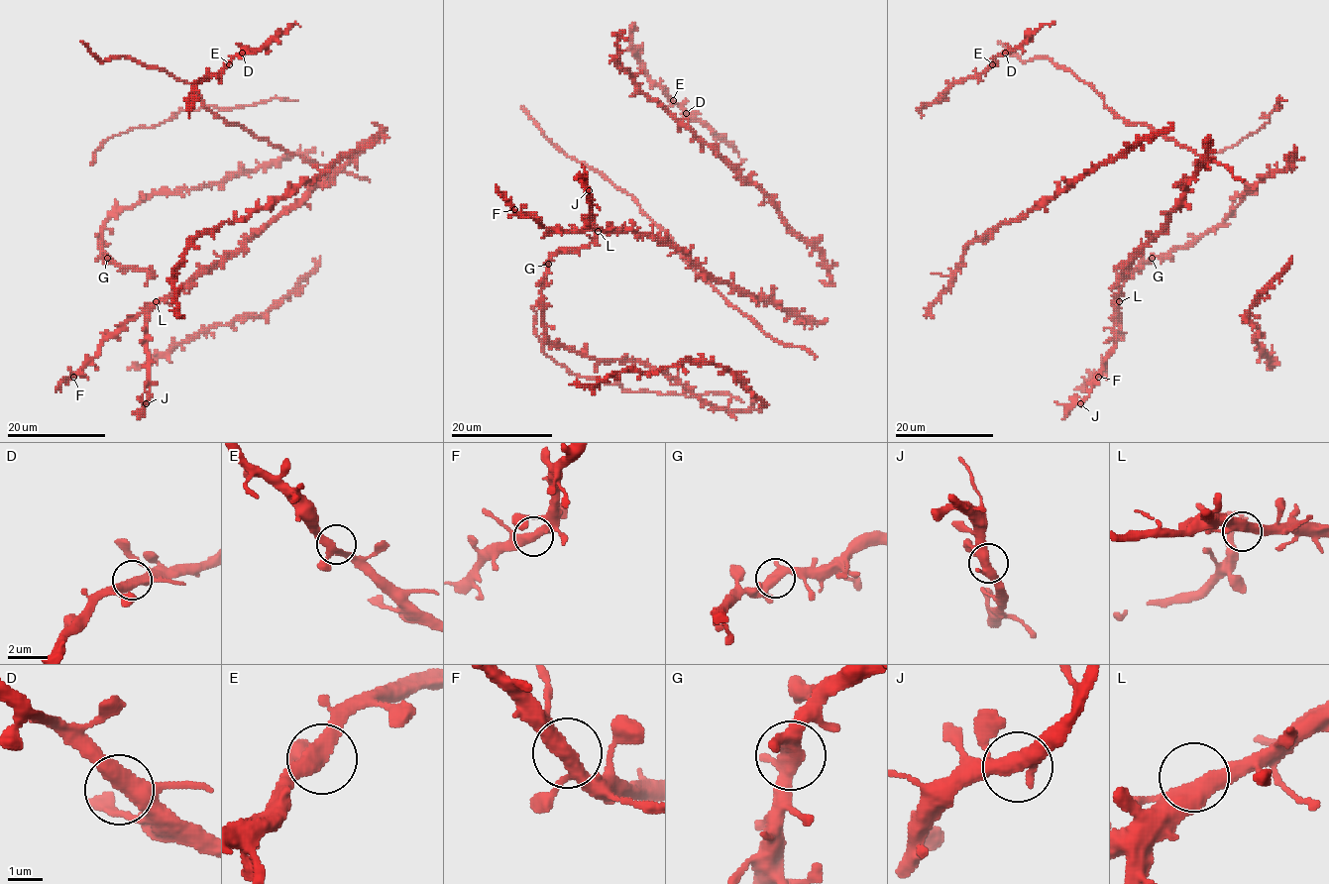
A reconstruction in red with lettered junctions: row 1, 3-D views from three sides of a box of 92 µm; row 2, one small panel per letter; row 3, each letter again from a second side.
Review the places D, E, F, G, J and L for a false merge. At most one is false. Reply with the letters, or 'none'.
none

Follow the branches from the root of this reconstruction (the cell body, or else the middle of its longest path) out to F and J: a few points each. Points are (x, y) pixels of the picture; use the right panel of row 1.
F: (1119, 301), (1119, 337), (1106, 359), (1105, 371), (1098, 377)
J: (1119, 301), (1114, 316), (1114, 349), (1106, 359), (1091, 392), (1080, 403)

